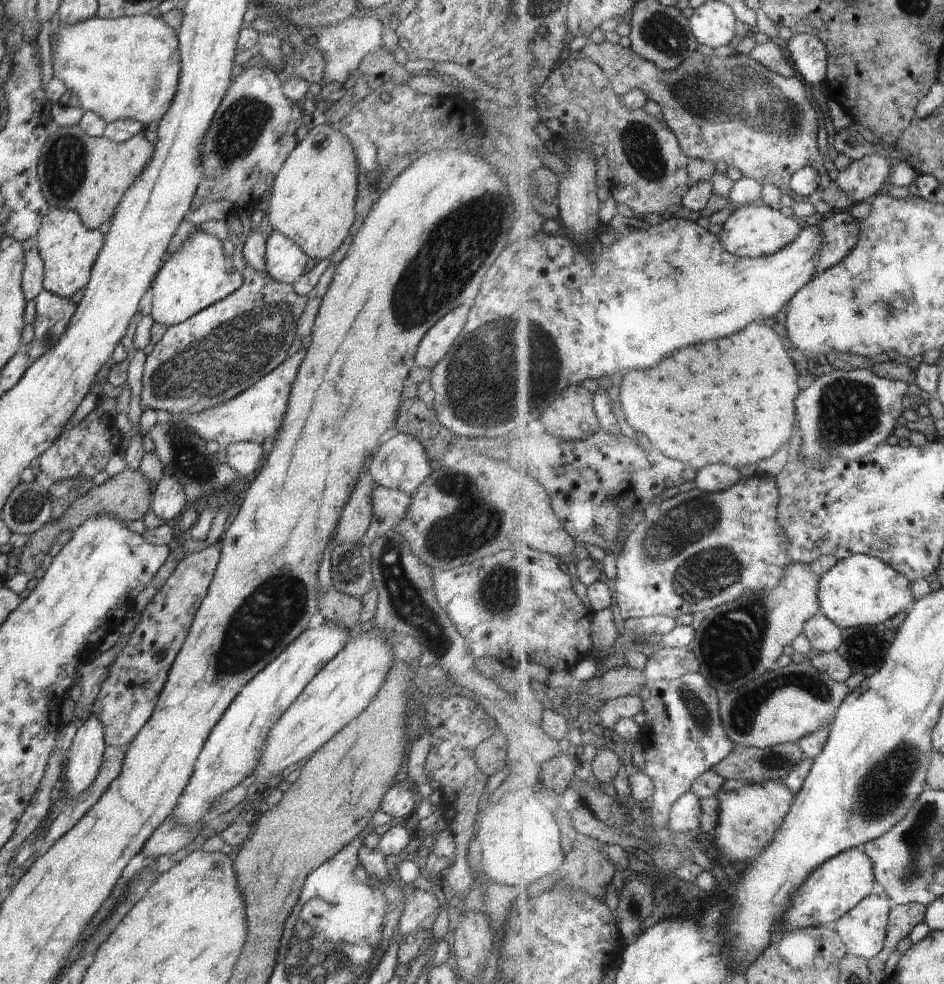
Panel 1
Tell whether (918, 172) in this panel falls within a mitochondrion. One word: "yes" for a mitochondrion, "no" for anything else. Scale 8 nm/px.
no

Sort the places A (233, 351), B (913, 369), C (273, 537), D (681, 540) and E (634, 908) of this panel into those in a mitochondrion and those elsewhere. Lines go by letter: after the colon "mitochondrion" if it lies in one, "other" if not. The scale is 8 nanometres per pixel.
A: mitochondrion
B: other
C: other
D: mitochondrion
E: mitochondrion

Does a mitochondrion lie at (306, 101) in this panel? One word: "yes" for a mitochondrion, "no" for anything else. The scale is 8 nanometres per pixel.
no

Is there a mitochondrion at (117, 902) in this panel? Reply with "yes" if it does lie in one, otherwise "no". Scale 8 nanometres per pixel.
no

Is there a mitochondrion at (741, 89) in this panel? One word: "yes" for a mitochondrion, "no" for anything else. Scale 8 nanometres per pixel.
yes

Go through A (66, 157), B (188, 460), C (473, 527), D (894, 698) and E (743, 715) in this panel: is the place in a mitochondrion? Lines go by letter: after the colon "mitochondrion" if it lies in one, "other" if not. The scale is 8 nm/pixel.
A: mitochondrion
B: mitochondrion
C: mitochondrion
D: other
E: mitochondrion

